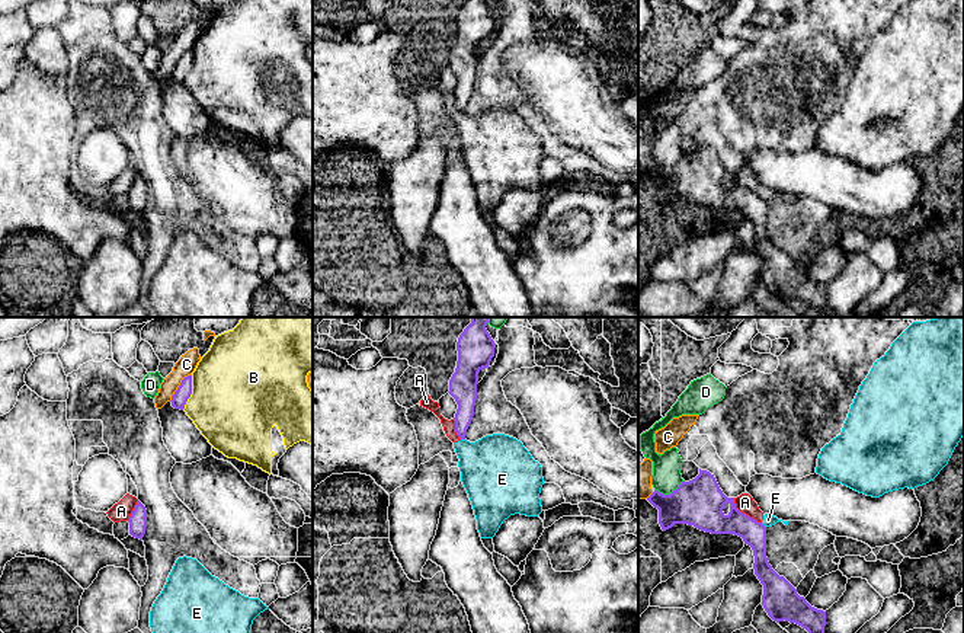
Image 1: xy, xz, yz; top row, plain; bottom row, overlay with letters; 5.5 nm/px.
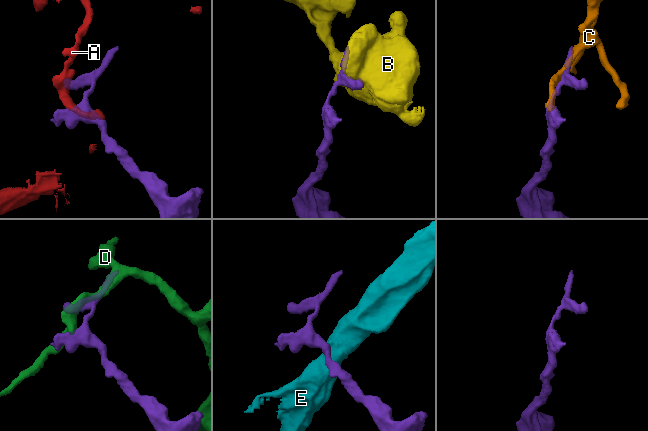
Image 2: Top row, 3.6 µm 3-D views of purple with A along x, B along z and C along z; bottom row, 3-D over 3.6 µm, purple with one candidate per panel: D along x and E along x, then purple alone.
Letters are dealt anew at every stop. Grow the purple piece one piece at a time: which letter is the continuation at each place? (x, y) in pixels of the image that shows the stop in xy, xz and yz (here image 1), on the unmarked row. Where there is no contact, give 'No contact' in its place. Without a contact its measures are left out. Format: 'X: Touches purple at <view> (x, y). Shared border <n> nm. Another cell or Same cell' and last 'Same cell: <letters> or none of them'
A: Touches purple at yz (745, 188). Shared border 220 nm. Another cell
B: Touches purple at xy (191, 67). Shared border 200 nm. Another cell
C: Touches purple at xy (179, 60). Shared border 200 nm. Another cell
D: Touches purple at yz (671, 168). Shared border 180 nm. Another cell
E: Touches purple at yz (764, 200). Shared border 40 nm. Another cell
Same cell: none of them

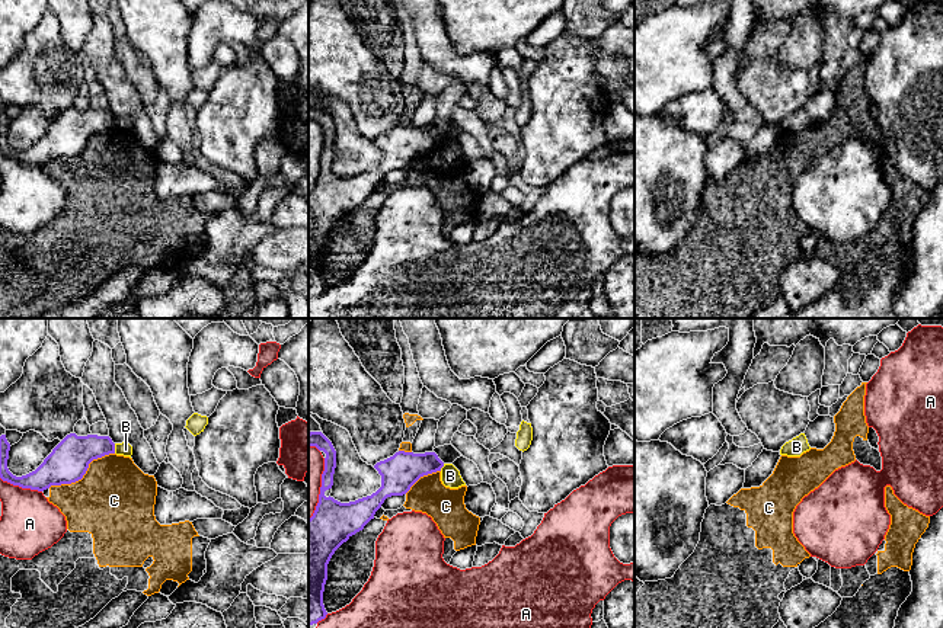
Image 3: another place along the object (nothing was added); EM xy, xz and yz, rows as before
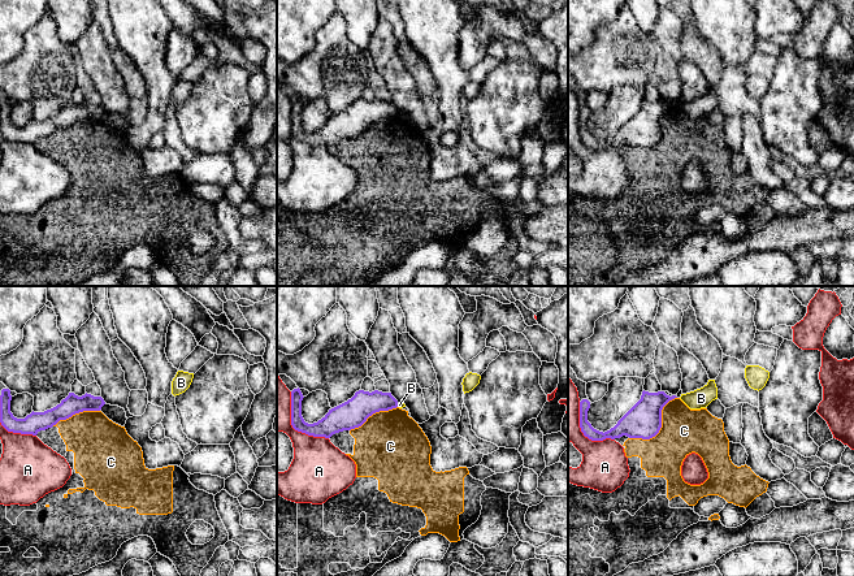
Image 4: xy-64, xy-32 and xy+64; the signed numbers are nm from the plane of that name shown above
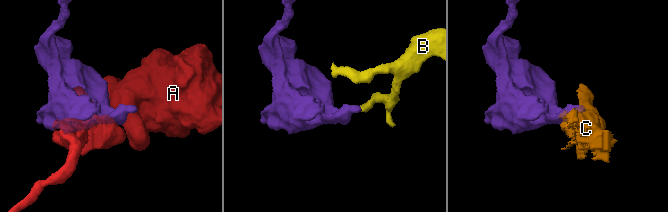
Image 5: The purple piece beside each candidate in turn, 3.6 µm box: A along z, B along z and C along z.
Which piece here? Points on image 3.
A: Touches purple at xy (21, 160). Shared border 240 nm. Another cell
B: Touches purple at xy (114, 122). Shared border 60 nm. Another cell
C: Touches purple at xy (83, 149). Shared border 420 nm. Another cell
Same cell: none of them

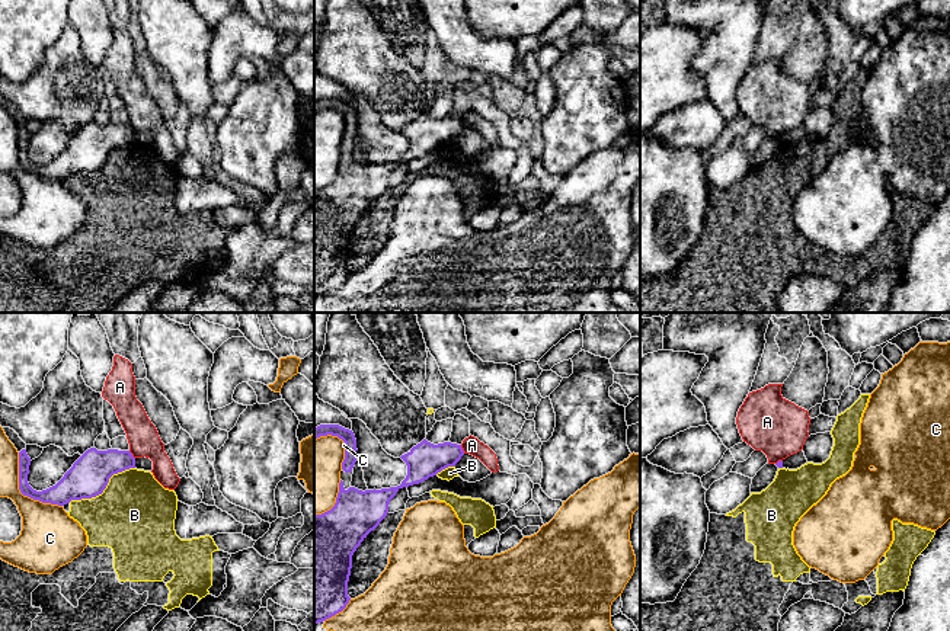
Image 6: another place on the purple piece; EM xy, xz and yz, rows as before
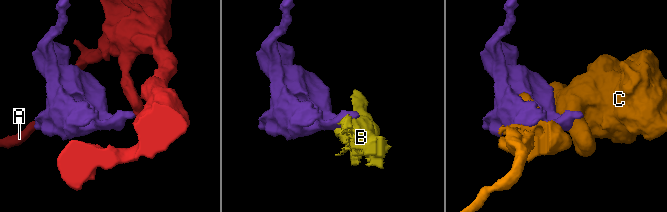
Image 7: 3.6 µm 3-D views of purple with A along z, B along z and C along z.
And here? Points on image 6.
A: Touches purple at xz (461, 124). Shared border 50 nm. Another cell
B: Touches purple at xy (104, 163). Shared border 420 nm. Another cell
C: Touches purple at xy (22, 167). Shared border 380 nm. Another cell
Same cell: none of them

